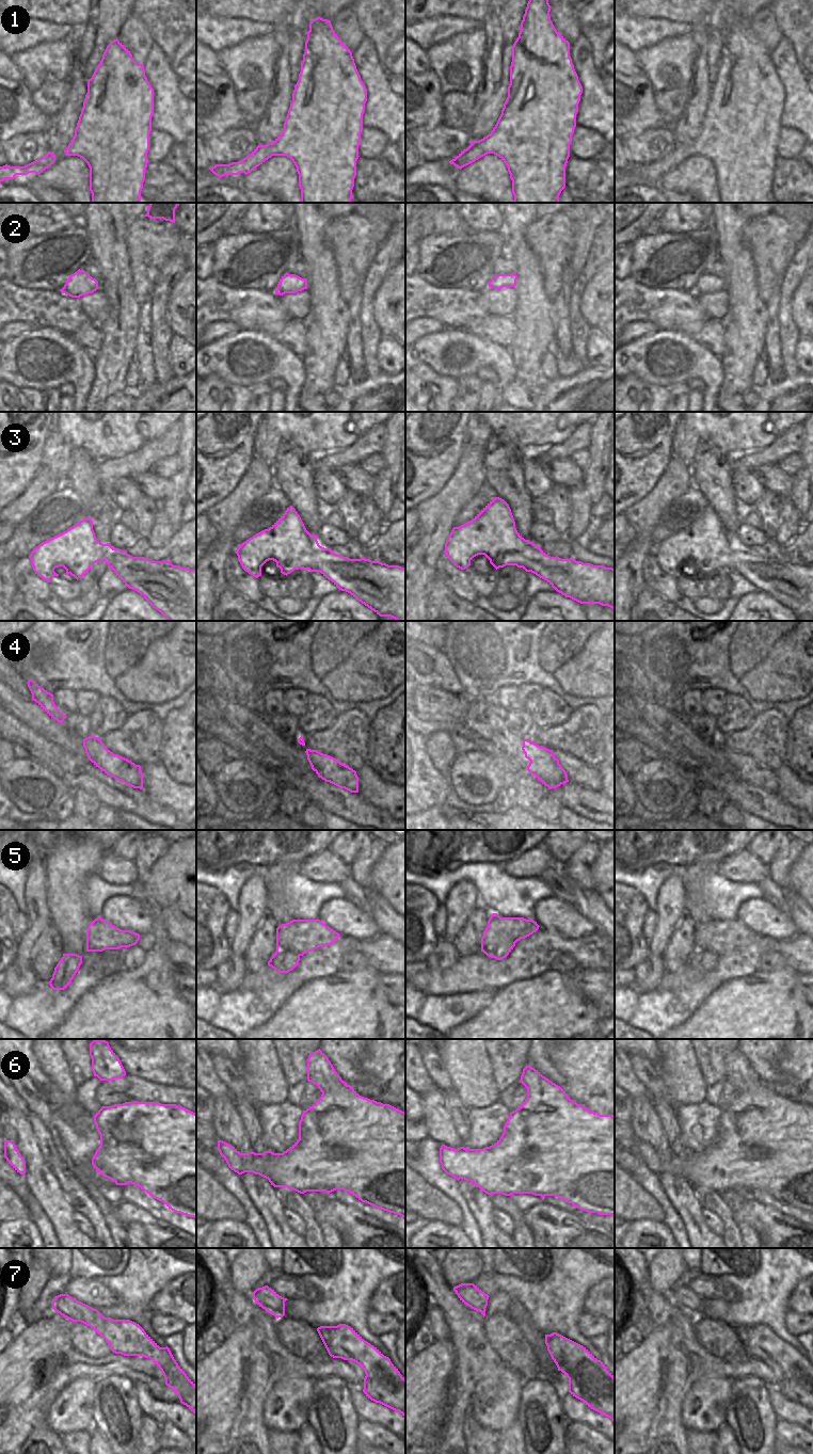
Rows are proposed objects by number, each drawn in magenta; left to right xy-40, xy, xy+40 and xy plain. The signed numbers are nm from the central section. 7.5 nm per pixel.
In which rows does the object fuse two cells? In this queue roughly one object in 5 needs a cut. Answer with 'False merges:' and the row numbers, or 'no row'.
False merges: 5

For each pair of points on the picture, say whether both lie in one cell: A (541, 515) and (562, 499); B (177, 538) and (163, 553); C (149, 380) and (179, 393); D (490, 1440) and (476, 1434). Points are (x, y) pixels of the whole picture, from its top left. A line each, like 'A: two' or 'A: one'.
A: two
B: one
C: two
D: one

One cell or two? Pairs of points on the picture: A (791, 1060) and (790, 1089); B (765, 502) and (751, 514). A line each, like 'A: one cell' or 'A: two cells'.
A: one cell
B: two cells

